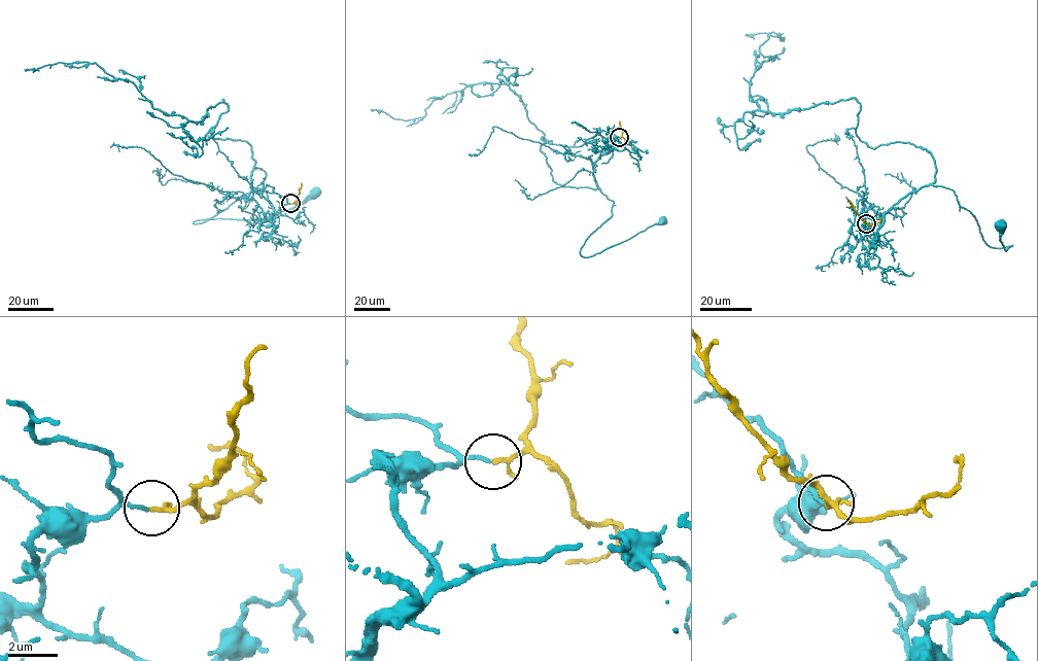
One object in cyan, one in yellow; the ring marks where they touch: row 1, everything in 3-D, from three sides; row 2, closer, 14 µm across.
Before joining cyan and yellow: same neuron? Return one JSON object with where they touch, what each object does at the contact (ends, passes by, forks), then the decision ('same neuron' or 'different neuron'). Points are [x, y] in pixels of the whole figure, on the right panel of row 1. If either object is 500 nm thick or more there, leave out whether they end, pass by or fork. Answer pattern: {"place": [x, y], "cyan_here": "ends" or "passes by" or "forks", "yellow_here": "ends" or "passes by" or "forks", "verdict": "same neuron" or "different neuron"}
{"place": [866, 223], "cyan_here": "ends", "yellow_here": "passes by", "verdict": "same neuron"}

